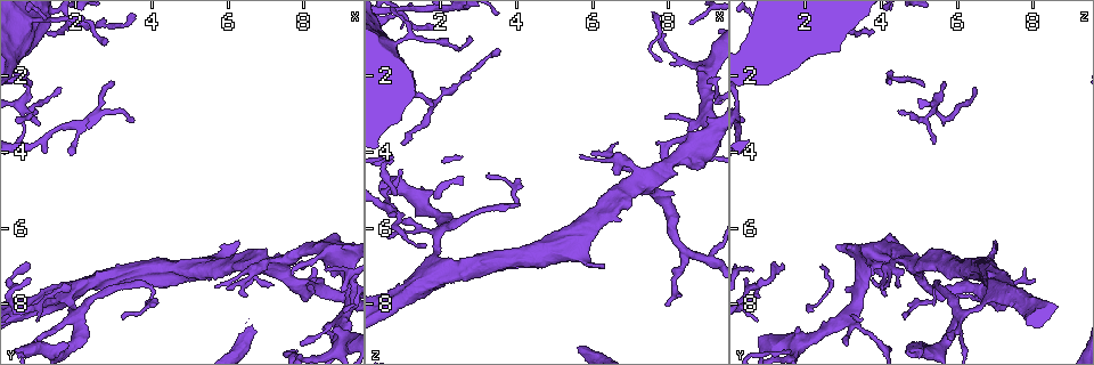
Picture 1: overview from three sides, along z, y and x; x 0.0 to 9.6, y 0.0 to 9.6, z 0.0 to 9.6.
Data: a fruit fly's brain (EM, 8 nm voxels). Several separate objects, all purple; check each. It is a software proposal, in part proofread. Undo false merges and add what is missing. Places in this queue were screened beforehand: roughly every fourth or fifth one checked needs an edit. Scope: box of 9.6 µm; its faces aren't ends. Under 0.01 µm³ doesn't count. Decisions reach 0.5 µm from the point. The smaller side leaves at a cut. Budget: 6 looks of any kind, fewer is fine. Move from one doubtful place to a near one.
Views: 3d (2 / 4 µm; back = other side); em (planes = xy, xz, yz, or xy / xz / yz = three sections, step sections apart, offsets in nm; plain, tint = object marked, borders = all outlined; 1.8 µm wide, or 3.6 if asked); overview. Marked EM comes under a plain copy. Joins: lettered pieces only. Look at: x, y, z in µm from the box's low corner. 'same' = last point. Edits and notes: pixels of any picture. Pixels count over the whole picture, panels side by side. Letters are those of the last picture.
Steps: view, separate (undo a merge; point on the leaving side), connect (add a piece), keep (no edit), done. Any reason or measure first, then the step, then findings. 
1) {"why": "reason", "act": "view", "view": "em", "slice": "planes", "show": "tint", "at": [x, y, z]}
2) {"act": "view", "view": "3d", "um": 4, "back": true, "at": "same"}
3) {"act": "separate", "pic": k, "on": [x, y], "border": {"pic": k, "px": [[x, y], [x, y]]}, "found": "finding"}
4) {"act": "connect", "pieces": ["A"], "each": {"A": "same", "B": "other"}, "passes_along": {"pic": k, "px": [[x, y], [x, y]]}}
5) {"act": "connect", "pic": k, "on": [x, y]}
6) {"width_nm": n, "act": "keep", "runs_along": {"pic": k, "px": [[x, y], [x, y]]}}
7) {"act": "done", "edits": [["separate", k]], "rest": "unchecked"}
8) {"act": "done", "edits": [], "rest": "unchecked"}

{"why": "thin arm on a thick one", "act": "view", "view": "3d", "um": 4, "at": [5.50, 7.10, 6.10]}

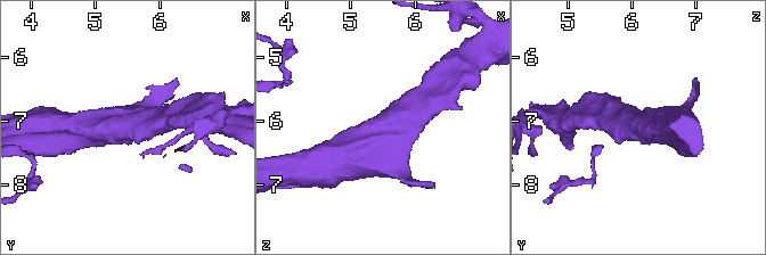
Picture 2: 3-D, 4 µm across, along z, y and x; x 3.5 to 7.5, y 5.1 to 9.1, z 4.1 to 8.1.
{"act": "view", "view": "em", "slice": "yz", "step": 8, "show": "tint", "at": [5.50, 7.10, 6.20]}

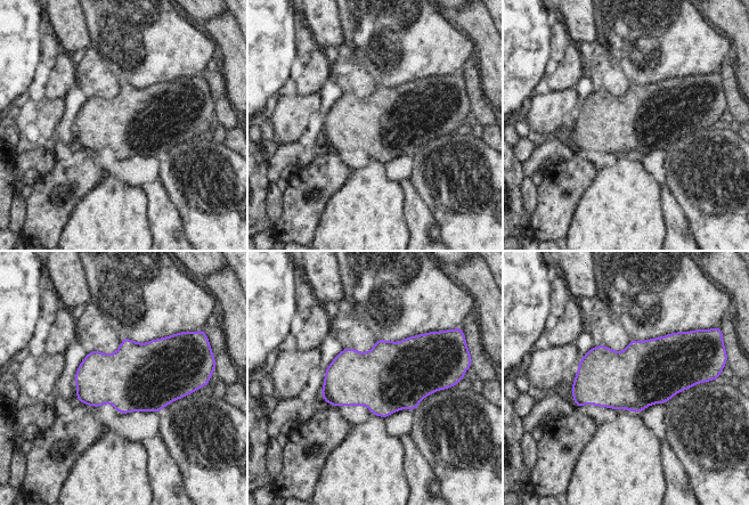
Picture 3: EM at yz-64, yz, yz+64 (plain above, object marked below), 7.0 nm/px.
{"act": "view", "view": "em", "slice": "yz", "step": 8, "show": "borders", "at": "same"}

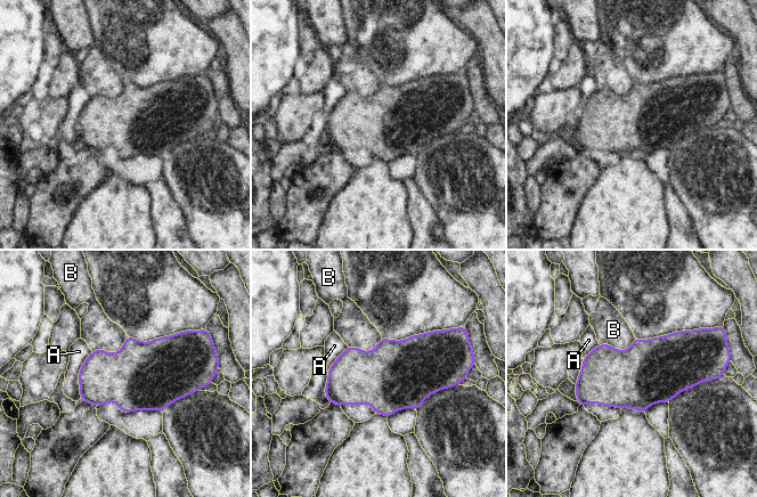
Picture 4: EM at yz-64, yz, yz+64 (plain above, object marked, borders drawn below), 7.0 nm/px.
{"longest_contact_nm": ["A", 340], "act": "keep", "each": {"A": "other", "B": "other"}, "found": "one cell here"}

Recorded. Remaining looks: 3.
{"why": "sharp bend", "act": "view", "view": "3d", "um": 2, "back": true, "at": [7.35, 6.90, 4.85]}

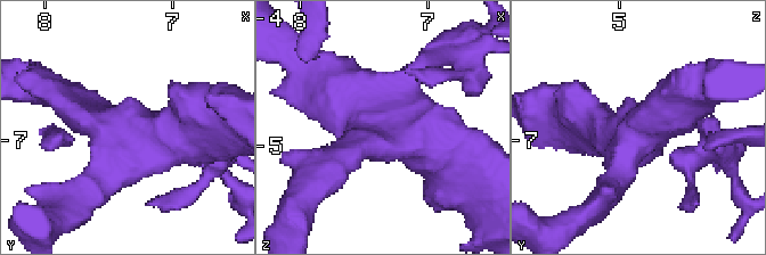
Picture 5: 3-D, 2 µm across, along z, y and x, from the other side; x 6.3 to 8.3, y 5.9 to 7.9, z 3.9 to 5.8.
{"arms": 4, "why": "now the EM", "act": "view", "view": "em", "slice": "planes", "show": "tint", "at": [7.34, 6.92, 4.88]}

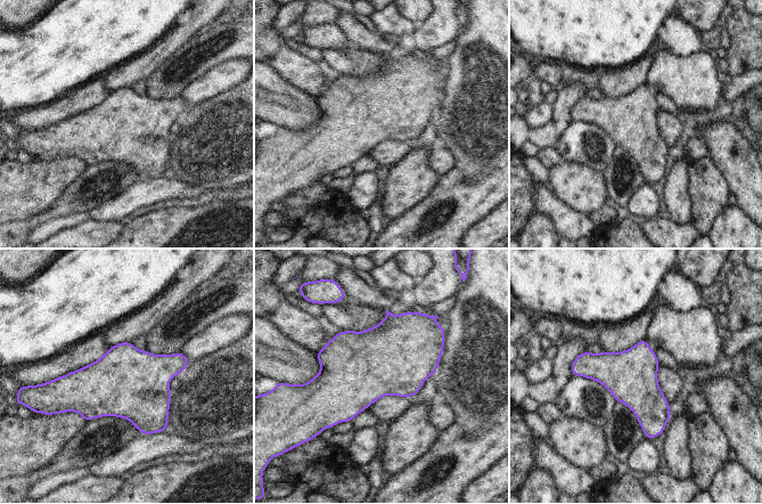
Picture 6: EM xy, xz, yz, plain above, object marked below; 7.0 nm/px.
{"why": "what lies round it", "act": "view", "view": "em", "slice": "planes", "show": "borders", "at": "same"}

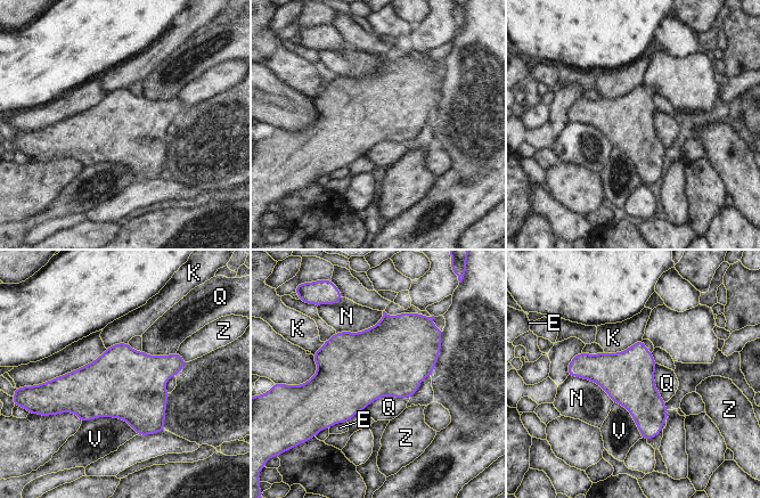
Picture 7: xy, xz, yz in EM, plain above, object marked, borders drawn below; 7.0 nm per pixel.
{"act": "keep", "each": {"E": "other", "K": "other", "N": "other", "Q": "other", "V": "other", "Z": "other"}, "border": {"pic": 7, "px": [[409, 397], [382, 396], [361, 410]]}, "found": "one cell here"}

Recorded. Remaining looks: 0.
{"act": "done", "edits": [], "rest": "unchecked"}

